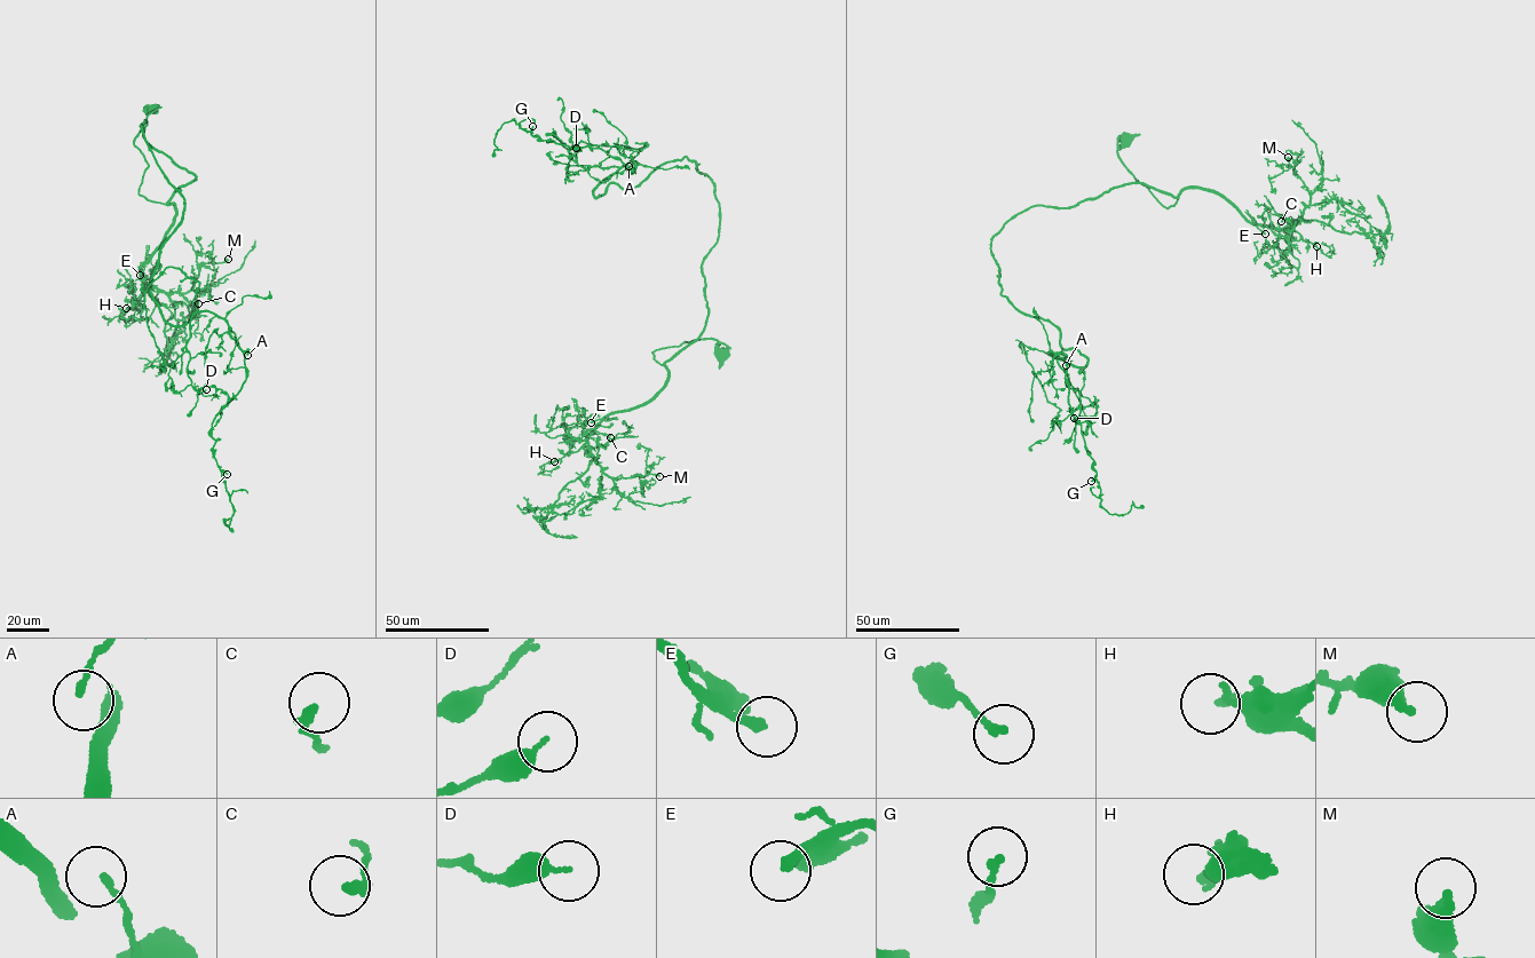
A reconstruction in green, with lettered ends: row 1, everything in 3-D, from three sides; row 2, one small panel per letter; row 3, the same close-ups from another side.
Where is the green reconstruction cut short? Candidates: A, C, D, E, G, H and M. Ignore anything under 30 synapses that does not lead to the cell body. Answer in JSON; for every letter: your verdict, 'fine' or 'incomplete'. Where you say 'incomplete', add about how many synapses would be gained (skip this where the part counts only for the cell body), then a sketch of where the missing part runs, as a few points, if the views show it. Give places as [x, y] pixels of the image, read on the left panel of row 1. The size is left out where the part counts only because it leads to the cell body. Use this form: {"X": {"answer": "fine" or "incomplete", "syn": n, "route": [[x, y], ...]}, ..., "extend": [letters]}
{"A": {"answer": "fine"}, "C": {"answer": "fine"}, "D": {"answer": "fine"}, "E": {"answer": "fine"}, "G": {"answer": "fine"}, "H": {"answer": "incomplete", "syn": 70, "route": [[126, 308], [110, 306], [94, 286], [94, 271], [116, 267]]}, "M": {"answer": "fine"}, "extend": ["H"]}

